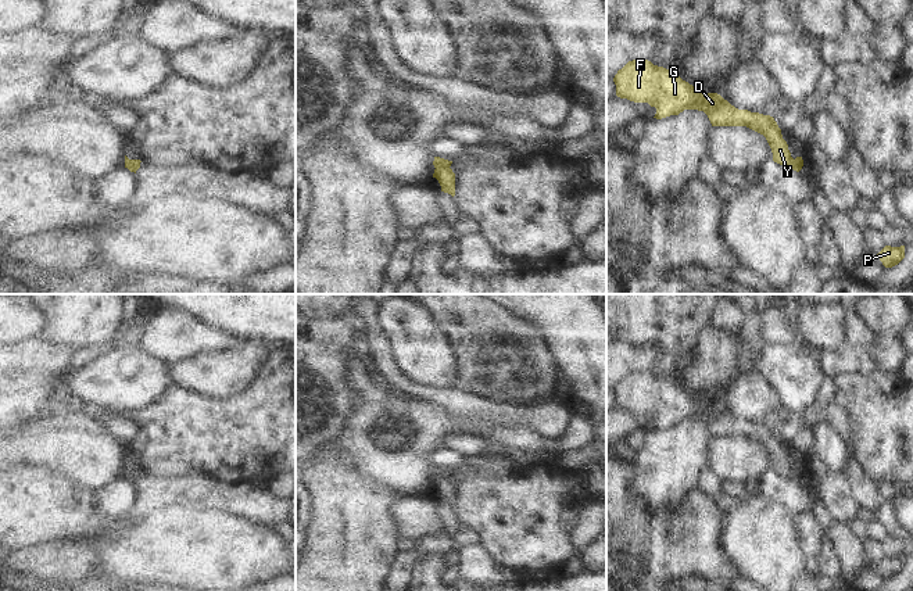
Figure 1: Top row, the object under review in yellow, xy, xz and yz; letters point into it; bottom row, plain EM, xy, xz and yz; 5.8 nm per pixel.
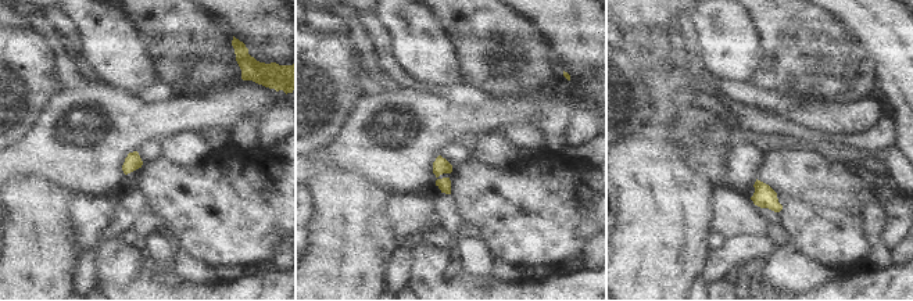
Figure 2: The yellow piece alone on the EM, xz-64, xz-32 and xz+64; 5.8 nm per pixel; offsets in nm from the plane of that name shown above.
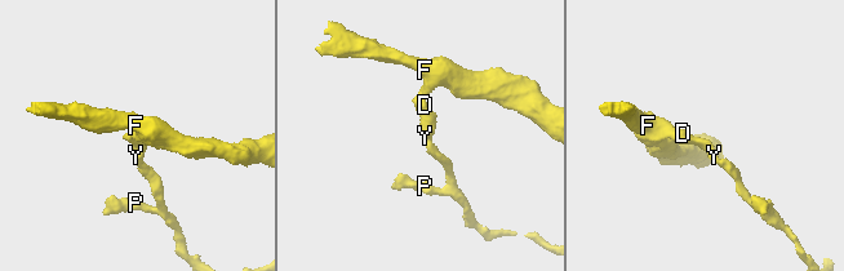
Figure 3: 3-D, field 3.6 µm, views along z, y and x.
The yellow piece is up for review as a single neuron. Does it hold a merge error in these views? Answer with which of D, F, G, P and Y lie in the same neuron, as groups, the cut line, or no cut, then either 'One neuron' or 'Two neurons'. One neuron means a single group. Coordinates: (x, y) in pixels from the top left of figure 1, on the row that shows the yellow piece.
Groups: D F G P Y. No split. One neuron.

